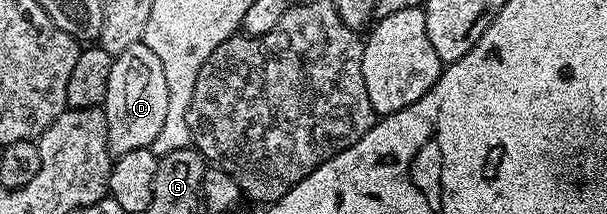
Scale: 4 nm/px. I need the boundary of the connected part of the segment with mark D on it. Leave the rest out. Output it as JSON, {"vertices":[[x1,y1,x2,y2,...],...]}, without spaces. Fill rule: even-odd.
{"vertices":[[140,42,114,57,113,70,109,70,109,90,101,107,107,119,107,151,112,157,151,147,157,134,161,134,161,126,165,126,169,86,165,86,161,58,157,58,149,46]]}

